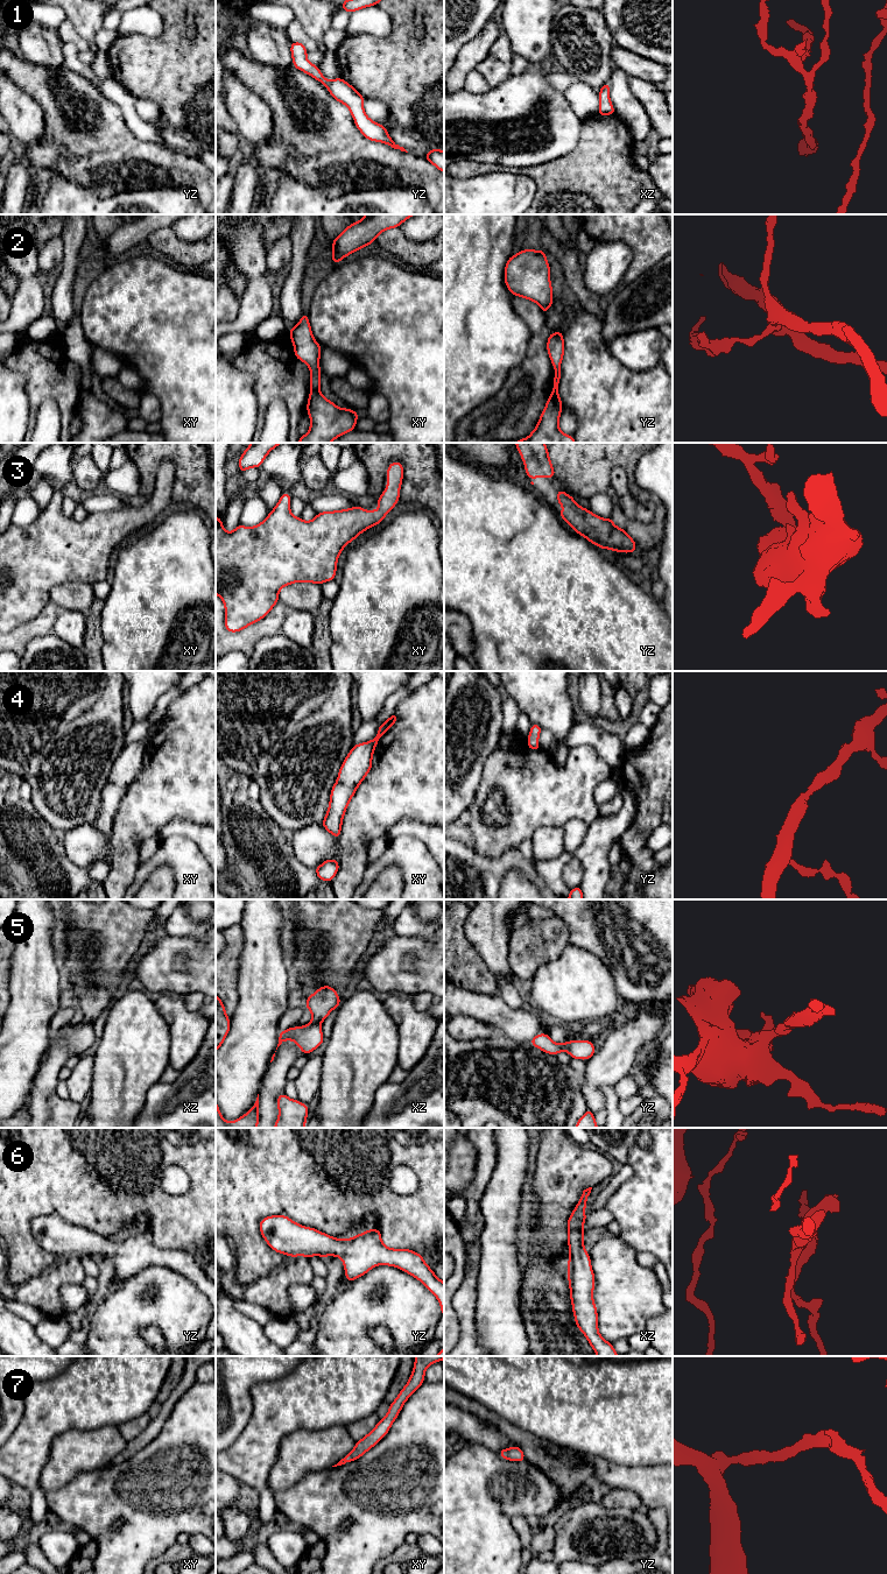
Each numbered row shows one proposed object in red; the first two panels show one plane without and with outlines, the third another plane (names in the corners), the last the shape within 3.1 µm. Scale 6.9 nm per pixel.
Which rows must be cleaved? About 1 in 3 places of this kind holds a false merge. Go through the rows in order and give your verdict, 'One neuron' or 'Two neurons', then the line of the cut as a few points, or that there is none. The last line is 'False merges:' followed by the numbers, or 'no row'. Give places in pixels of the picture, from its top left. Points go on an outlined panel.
1: One neuron. No split
2: One neuron. No split
3: One neuron. No split
4: One neuron. No split
5: One neuron. No split
6: One neuron. No split
7: One neuron. No split
False merges: no row

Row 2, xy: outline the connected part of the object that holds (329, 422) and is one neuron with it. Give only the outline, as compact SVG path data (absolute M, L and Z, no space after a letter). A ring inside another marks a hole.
M304 312L298 324L289 330L295 357L310 368L311 391L307 411L310 417L310 429L300 437L297 443L331 443L333 439L355 429L359 414L350 408L340 409L326 400L321 390L319 357L322 347L315 340L309 324L308 312Z

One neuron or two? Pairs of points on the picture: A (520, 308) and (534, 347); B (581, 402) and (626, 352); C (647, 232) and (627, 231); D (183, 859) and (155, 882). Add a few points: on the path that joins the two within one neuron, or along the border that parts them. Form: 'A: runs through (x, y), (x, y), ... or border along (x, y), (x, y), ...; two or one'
A: runs through (529, 317), (535, 323), (535, 338); one
B: border along (607, 348), (614, 358), (628, 368), (645, 371); two
C: runs through (642, 231), (632, 231); one
D: border along (170, 868), (160, 866), (146, 881); two

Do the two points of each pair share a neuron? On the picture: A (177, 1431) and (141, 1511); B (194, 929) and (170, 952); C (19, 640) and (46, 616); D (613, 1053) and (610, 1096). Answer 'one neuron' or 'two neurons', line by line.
A: one neuron
B: two neurons
C: one neuron
D: two neurons

